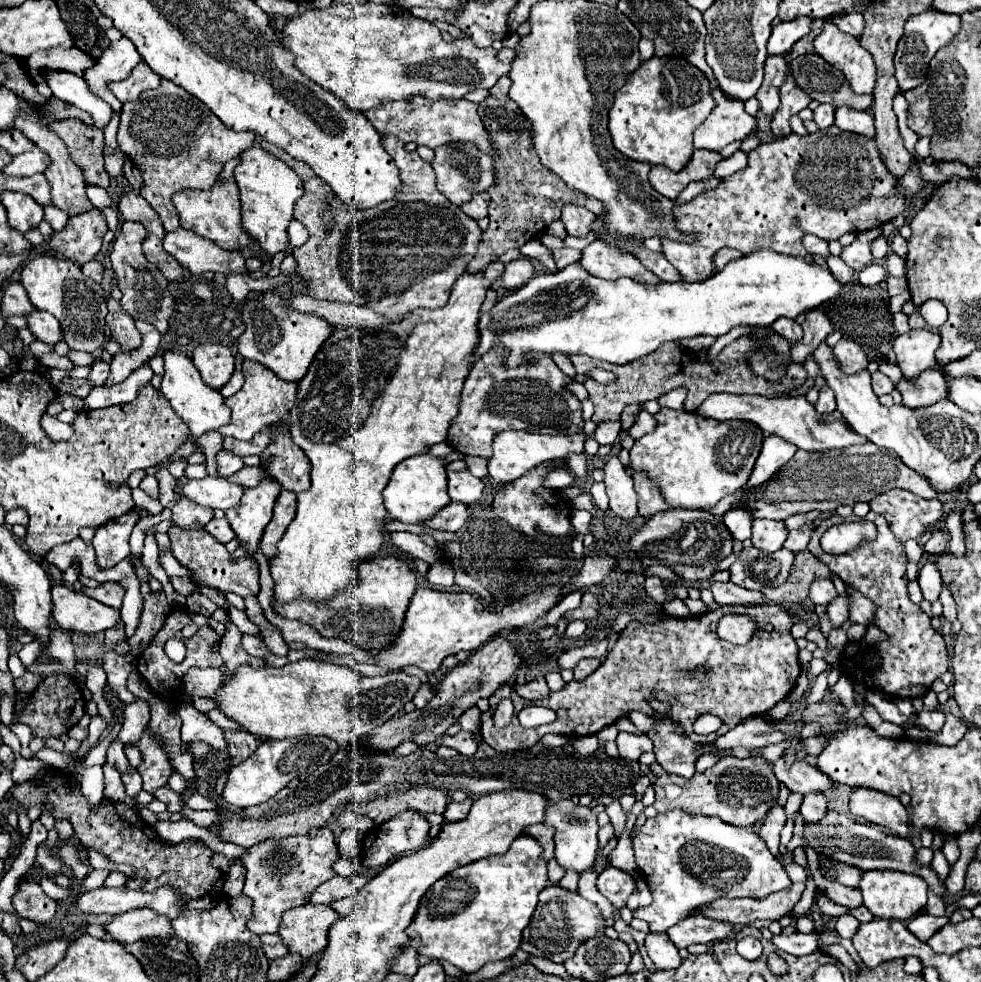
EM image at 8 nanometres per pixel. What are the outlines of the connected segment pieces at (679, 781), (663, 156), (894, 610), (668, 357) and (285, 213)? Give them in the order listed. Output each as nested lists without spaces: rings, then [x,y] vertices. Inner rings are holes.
[[[725,756],[725,758],[719,758],[713,768],[705,772],[697,772],[693,778],[683,778],[683,776],[663,772],[663,768],[659,768],[659,764],[655,762],[649,768],[657,778],[655,804],[653,804],[657,812],[683,808],[691,814],[717,816],[727,824],[749,828],[775,806],[775,798],[779,794],[779,782],[771,772],[769,764],[765,764],[761,758]]]
[[[653,56],[645,62],[641,62],[641,68],[637,68],[627,78],[625,86],[619,92],[615,92],[615,100],[609,110],[609,132],[613,138],[613,146],[631,160],[639,160],[639,162],[647,162],[647,164],[661,164],[661,166],[671,168],[673,172],[679,172],[693,154],[695,128],[699,124],[703,124],[703,120],[715,108],[711,90],[713,90],[713,86],[707,80],[707,76],[683,58]]]
[[[869,512],[865,518],[869,518],[875,526],[877,526],[877,538],[873,542],[865,542],[859,548],[841,554],[841,556],[833,556],[821,550],[821,536],[823,532],[837,524],[839,516],[831,514],[829,518],[823,518],[817,528],[815,528],[815,536],[809,542],[809,550],[823,560],[843,582],[849,582],[849,586],[857,588],[863,596],[867,596],[869,600],[873,600],[873,604],[877,606],[875,616],[871,620],[873,626],[877,626],[881,632],[887,634],[887,640],[877,642],[873,646],[863,644],[863,640],[857,642],[849,642],[845,646],[845,660],[841,662],[841,670],[851,678],[861,682],[865,688],[893,696],[893,698],[921,698],[925,696],[925,692],[929,692],[931,684],[949,670],[949,656],[947,656],[947,648],[945,648],[945,640],[943,636],[931,628],[931,618],[921,612],[921,608],[917,604],[913,604],[909,600],[907,594],[907,576],[905,576],[905,568],[907,568],[907,554],[903,552],[903,544],[899,540],[895,540],[887,520],[875,512]],[[867,656],[877,656],[877,664],[869,664],[865,658]]]
[[[773,334],[769,336],[767,342],[757,340],[755,336],[741,336],[735,342],[731,342],[729,346],[725,346],[715,358],[707,358],[707,356],[695,356],[691,352],[687,352],[685,348],[679,346],[679,342],[671,342],[671,344],[663,344],[663,348],[657,348],[655,352],[633,360],[631,364],[625,366],[613,366],[607,364],[603,360],[591,360],[587,356],[571,356],[571,362],[577,370],[577,374],[585,374],[591,368],[603,368],[615,374],[615,382],[611,384],[599,384],[595,380],[585,380],[585,388],[589,392],[589,400],[595,406],[593,412],[593,422],[601,424],[607,420],[619,420],[621,412],[625,406],[629,404],[641,404],[647,400],[657,400],[659,396],[675,390],[675,388],[687,388],[687,398],[685,398],[685,410],[693,412],[707,396],[717,394],[717,392],[727,392],[727,394],[757,394],[757,396],[765,396],[765,398],[775,398],[775,396],[783,396],[785,392],[799,388],[805,384],[807,380],[807,372],[801,364],[791,364],[791,360],[787,360],[787,352],[789,352],[789,342],[779,336]],[[759,348],[769,348],[775,354],[783,356],[787,366],[785,366],[785,376],[775,384],[775,382],[767,382],[767,378],[757,376],[751,368],[749,368],[749,358],[755,350]]]
[[[253,146],[241,154],[241,164],[235,168],[235,180],[241,194],[241,226],[261,248],[261,252],[247,248],[239,250],[243,258],[267,256],[267,260],[271,260],[277,252],[287,252],[287,226],[293,220],[295,202],[303,196],[303,182],[299,180],[299,176],[295,176],[295,172],[287,168],[287,164],[283,164],[269,152]]]

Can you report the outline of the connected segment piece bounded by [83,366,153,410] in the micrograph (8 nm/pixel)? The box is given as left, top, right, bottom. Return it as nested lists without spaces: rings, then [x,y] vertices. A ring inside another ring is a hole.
[[[141,366],[135,370],[125,382],[115,384],[115,386],[99,386],[89,392],[89,396],[83,400],[85,410],[97,410],[97,408],[107,408],[107,406],[117,406],[125,404],[137,398],[139,388],[147,382],[151,382],[153,370],[149,366]]]

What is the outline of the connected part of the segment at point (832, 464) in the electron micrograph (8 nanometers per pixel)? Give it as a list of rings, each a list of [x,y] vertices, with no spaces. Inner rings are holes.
[[[865,442],[865,444],[857,444],[857,446],[849,446],[849,448],[843,448],[843,450],[823,450],[823,452],[807,452],[807,450],[797,450],[795,456],[779,470],[775,472],[775,476],[767,482],[767,484],[761,484],[759,488],[753,488],[753,490],[747,490],[747,488],[741,488],[739,492],[731,494],[731,496],[725,496],[723,500],[719,500],[719,504],[715,504],[715,508],[707,508],[707,512],[711,512],[713,516],[719,516],[723,518],[723,514],[727,514],[731,508],[739,506],[739,504],[745,504],[753,514],[753,518],[771,518],[771,520],[785,520],[787,516],[793,516],[793,514],[805,514],[809,510],[819,510],[819,512],[835,512],[837,506],[841,504],[847,504],[847,506],[853,506],[857,502],[869,502],[873,500],[875,496],[883,494],[883,492],[889,492],[891,488],[903,488],[903,490],[909,490],[909,492],[915,492],[917,496],[921,496],[923,500],[931,500],[937,496],[935,488],[931,488],[929,480],[925,476],[919,476],[915,470],[907,468],[899,456],[895,456],[895,452],[889,452],[887,448],[879,448],[871,442]]]

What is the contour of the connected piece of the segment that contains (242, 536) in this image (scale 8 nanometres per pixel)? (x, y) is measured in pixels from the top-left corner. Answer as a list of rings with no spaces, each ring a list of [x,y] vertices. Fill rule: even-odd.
[[[265,472],[261,484],[243,492],[239,506],[225,510],[231,528],[235,530],[247,556],[253,556],[259,548],[259,538],[271,520],[275,500],[281,492],[281,484]]]

